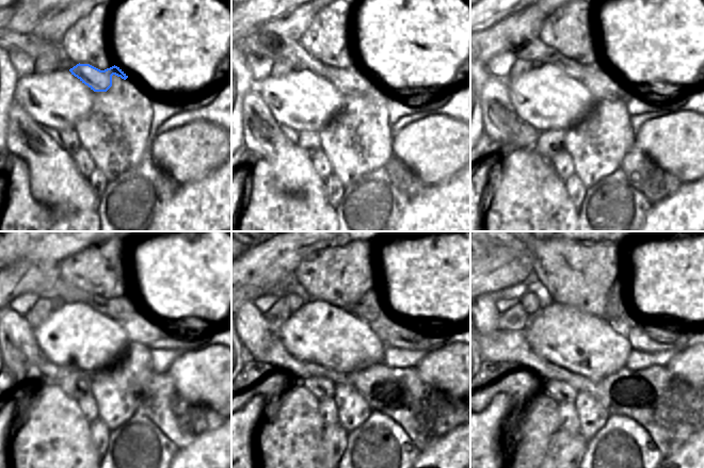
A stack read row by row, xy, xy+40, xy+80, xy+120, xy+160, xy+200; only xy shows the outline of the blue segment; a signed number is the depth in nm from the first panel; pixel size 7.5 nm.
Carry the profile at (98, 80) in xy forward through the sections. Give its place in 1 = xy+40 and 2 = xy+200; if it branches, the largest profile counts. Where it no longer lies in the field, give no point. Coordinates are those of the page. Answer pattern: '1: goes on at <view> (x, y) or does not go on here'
1: goes on at xy+40 (355, 80)
2: goes on at xy+200 (671, 336)

